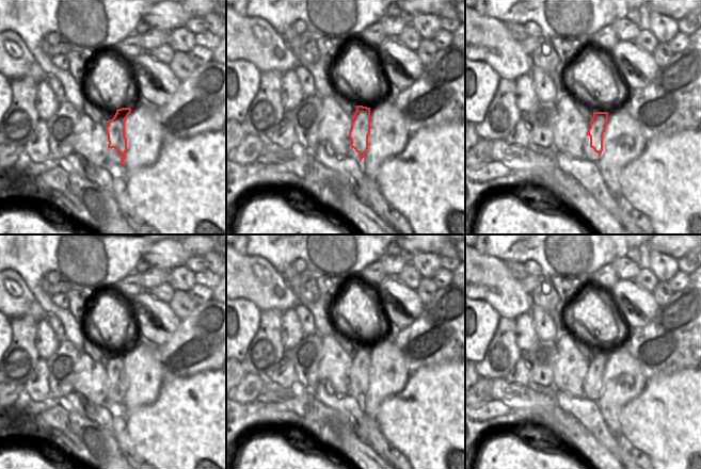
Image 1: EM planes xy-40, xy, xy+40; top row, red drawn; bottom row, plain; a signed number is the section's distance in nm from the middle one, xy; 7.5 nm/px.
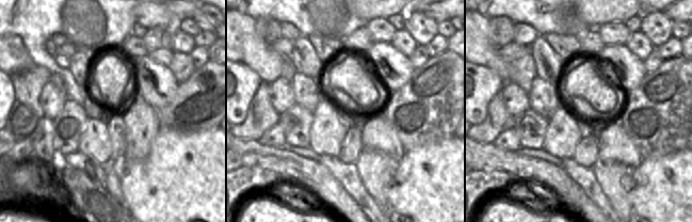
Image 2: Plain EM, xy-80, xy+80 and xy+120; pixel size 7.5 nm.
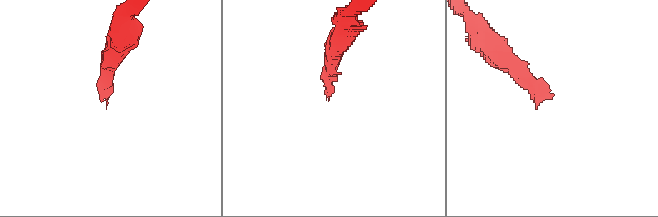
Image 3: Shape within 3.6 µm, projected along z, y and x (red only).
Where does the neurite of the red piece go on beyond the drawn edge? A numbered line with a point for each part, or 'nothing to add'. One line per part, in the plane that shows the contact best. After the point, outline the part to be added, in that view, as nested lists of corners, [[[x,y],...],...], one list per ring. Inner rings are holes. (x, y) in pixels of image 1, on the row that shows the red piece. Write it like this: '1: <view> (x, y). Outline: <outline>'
1: xy-40 (142, 150). Outline: [[[131,113],[125,119],[125,136],[127,139],[127,151],[123,162],[123,173],[127,176],[152,165],[158,158],[159,151],[165,139],[165,130],[161,126],[153,136],[145,135],[141,128],[144,122],[131,119]]]

